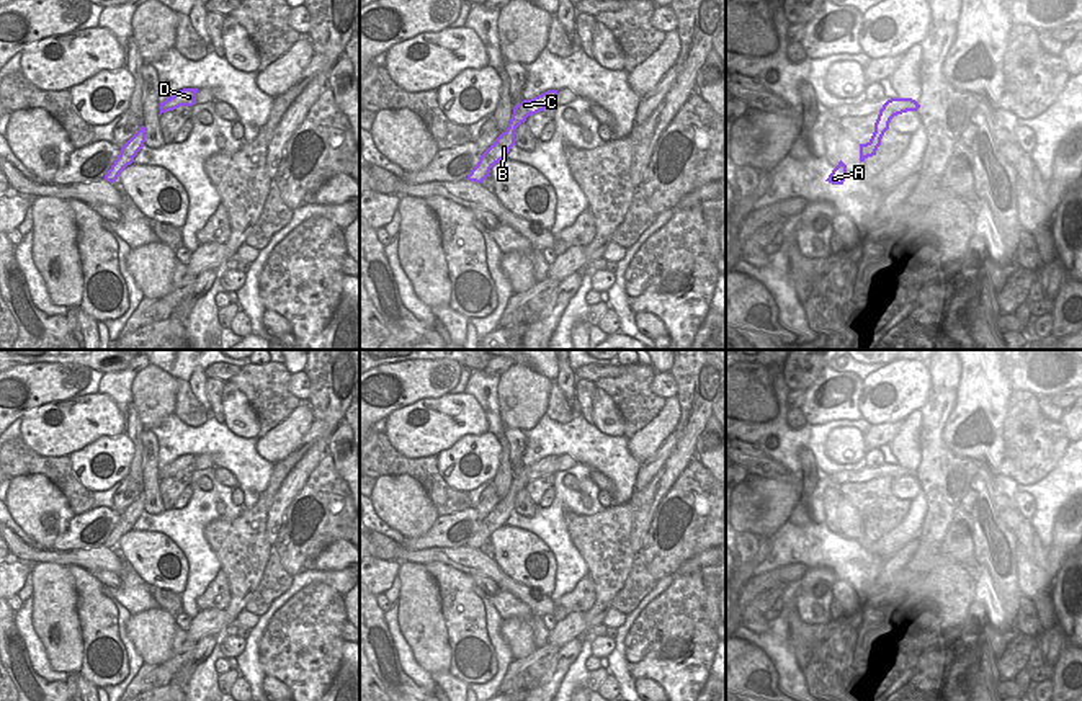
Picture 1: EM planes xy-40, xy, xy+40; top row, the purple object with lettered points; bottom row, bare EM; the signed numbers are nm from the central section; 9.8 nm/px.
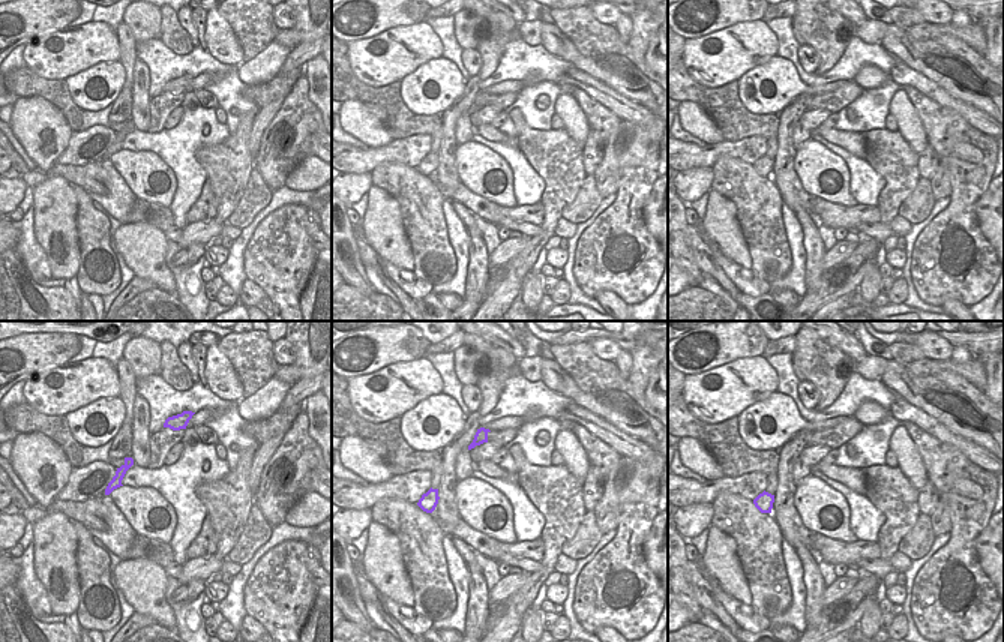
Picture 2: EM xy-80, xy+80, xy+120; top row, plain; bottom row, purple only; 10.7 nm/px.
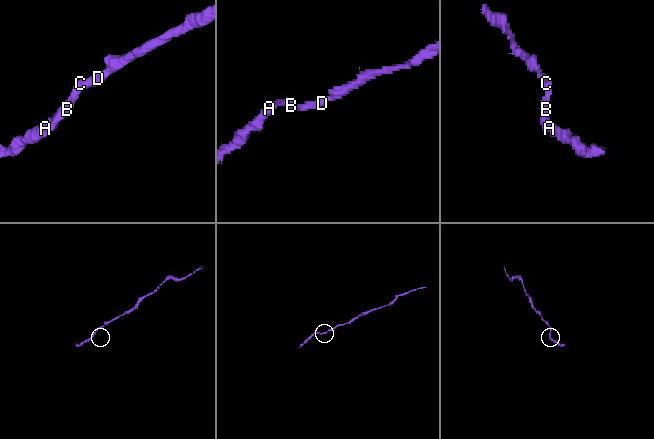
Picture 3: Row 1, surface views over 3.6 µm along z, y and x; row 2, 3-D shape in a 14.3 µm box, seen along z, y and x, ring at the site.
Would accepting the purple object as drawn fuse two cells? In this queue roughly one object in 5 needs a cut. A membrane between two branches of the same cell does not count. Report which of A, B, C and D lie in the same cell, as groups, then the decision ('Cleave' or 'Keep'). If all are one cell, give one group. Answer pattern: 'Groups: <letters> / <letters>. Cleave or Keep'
Groups: A B C D. Keep

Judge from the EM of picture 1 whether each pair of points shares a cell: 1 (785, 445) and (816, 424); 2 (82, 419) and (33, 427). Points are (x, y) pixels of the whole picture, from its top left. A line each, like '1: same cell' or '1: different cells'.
1: same cell
2: same cell

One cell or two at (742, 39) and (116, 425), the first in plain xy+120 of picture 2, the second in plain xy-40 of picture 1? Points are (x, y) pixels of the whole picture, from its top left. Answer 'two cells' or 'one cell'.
one cell

